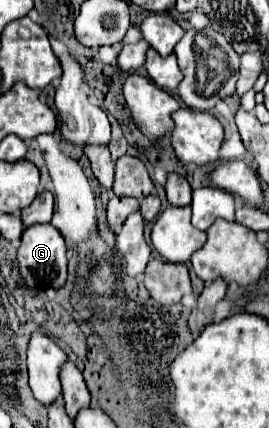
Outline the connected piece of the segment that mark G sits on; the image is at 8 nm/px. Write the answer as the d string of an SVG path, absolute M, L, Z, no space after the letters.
M33 224L23 232L21 246L17 252L21 276L29 288L43 290L43 288L61 288L67 278L67 246L57 228L51 224Z

